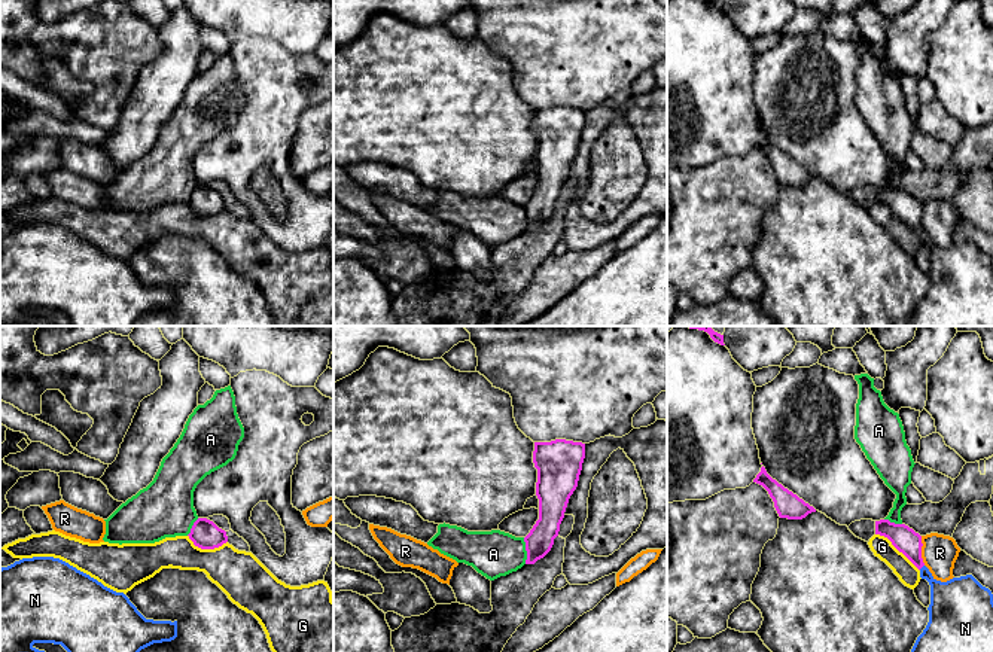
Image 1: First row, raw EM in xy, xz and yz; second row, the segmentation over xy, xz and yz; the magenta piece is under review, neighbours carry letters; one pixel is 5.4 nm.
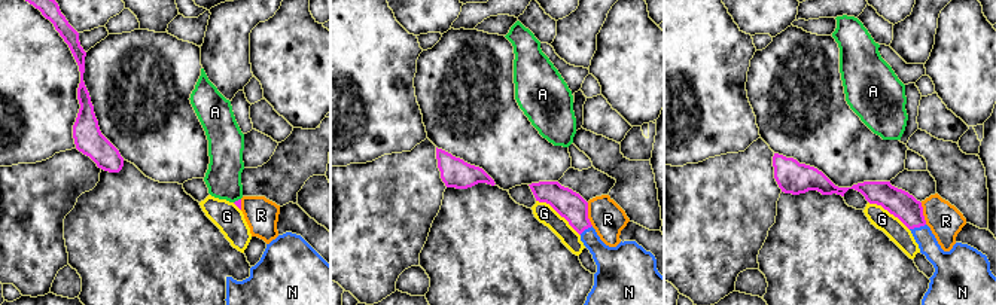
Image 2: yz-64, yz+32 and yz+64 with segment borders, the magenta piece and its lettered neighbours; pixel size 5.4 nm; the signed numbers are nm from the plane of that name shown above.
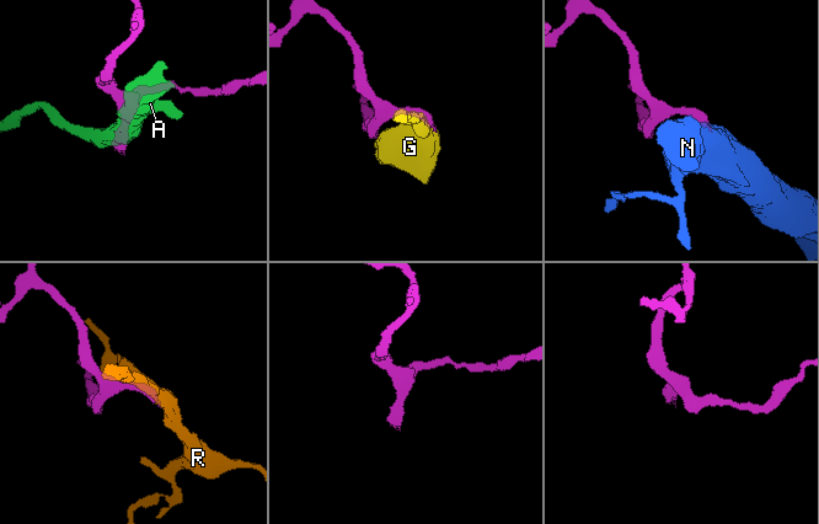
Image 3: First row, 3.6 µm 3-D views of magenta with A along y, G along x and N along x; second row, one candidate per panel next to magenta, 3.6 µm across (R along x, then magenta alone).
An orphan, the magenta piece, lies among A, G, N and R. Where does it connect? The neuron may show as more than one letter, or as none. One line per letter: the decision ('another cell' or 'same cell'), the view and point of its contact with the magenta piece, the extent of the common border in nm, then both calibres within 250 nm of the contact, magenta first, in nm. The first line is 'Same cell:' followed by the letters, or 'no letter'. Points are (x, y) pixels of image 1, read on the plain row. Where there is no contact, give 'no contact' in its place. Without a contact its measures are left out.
Same cell: N
A: another cell; meets magenta in xz at (526, 216); contact 140 nm long; 150 nm thick on the magenta side, 260 nm on the other
G: another cell; meets magenta in yz at (898, 216); contact 320 nm long; 140 nm thick on the magenta side, 110 nm on the other
N: same cell; meets magenta in yz at (920, 234); contact 40 nm long; 140 nm thick on the magenta side, 240 nm on the other
R: another cell; meets magenta in yz at (920, 218); contact 160 nm long; 140 nm thick on the magenta side, 190 nm on the other

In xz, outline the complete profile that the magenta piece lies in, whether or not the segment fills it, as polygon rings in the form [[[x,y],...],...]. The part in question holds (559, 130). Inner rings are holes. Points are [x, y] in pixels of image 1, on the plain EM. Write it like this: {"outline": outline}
{"outline": [[[566,106],[534,109],[533,130],[537,135],[536,162],[539,186],[524,204],[527,226],[534,231],[552,214],[570,162],[578,153],[585,110]]]}

